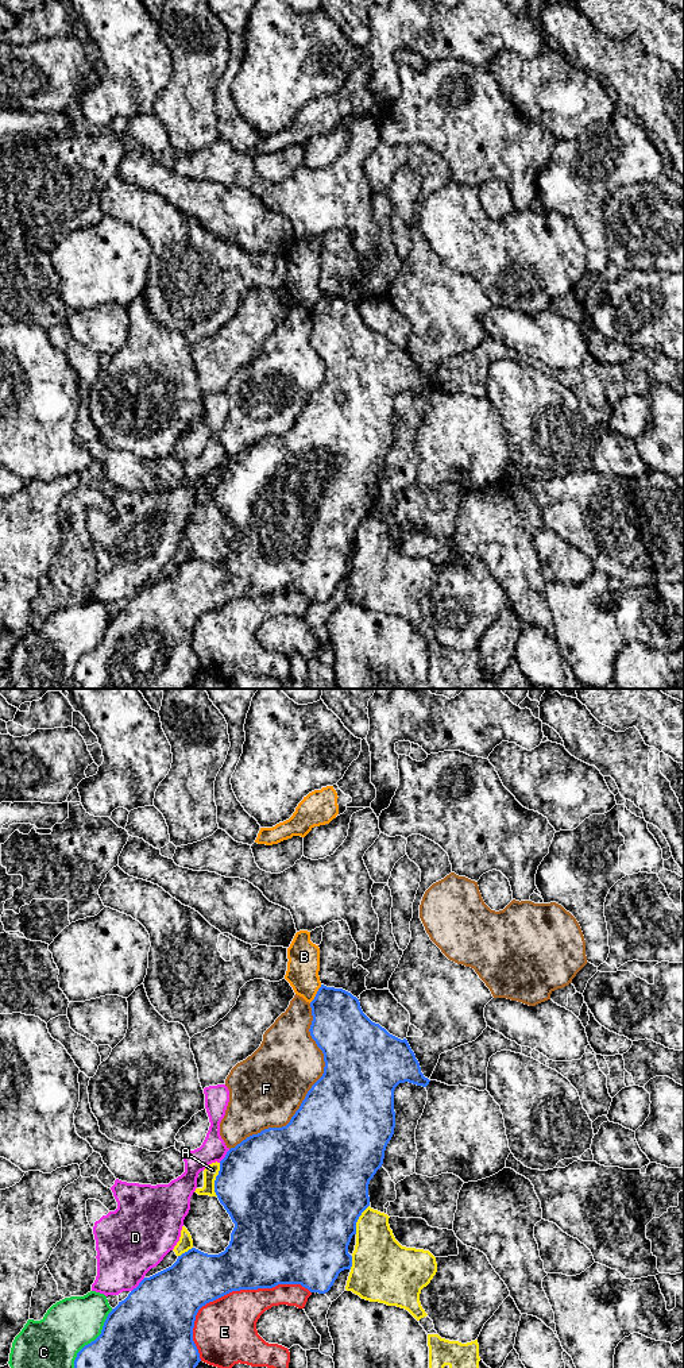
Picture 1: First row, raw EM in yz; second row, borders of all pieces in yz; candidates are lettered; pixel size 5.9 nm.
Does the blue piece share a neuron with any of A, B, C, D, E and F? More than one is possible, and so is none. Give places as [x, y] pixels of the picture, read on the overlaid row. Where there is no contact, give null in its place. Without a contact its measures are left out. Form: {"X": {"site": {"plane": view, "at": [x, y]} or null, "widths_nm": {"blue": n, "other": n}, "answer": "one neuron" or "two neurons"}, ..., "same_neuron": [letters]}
{"A": {"site": {"plane": "yz", "at": [216, 1179]}, "widths_nm": {"blue": 500, "other": 80}, "answer": "two neurons"}, "B": {"site": {"plane": "yz", "at": [316, 994]}, "widths_nm": {"blue": 340, "other": 190}, "answer": "two neurons"}, "C": {"site": {"plane": "yz", "at": [95, 1340]}, "widths_nm": {"blue": 400, "other": 300}, "answer": "two neurons"}, "D": {"site": {"plane": "yz", "at": [139, 1284]}, "widths_nm": {"blue": 460, "other": 400}, "answer": "two neurons"}, "E": {"site": {"plane": "yz", "at": [230, 1291]}, "widths_nm": {"blue": 360, "other": 380}, "answer": "two neurons"}, "F": {"site": {"plane": "yz", "at": [308, 1093]}, "widths_nm": {"blue": 500, "other": 440}, "answer": "two neurons"}, "same_neuron": []}

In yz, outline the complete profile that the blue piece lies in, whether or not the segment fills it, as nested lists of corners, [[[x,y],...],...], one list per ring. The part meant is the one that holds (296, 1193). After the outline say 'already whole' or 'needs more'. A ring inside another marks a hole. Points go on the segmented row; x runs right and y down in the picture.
[[[321,984],[310,1007],[313,1021],[309,1032],[324,1053],[322,1076],[286,1126],[268,1128],[247,1137],[220,1161],[215,1192],[235,1224],[229,1245],[219,1255],[192,1248],[178,1256],[171,1267],[144,1278],[112,1309],[101,1334],[77,1353],[74,1368],[196,1368],[201,1359],[193,1341],[193,1327],[198,1310],[206,1303],[232,1291],[278,1284],[301,1284],[310,1292],[325,1294],[341,1271],[351,1269],[348,1245],[356,1234],[359,1217],[370,1206],[370,1180],[382,1167],[386,1147],[394,1134],[394,1090],[405,1082],[426,1087],[430,1080],[421,1072],[407,1040],[372,1022],[351,993]]]; already whole

